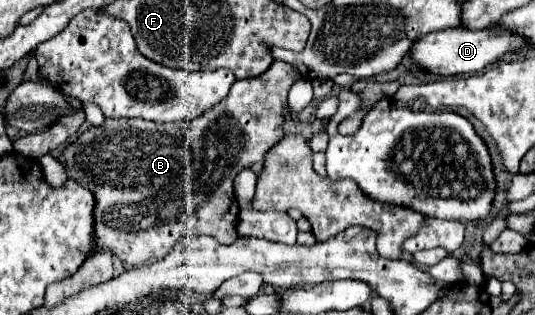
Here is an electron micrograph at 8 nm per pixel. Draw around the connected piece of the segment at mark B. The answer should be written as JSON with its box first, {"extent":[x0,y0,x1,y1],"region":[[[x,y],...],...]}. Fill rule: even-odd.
{"extent":[57,61,302,267],"region":[[[275,61],[263,75],[259,77],[251,77],[251,79],[241,79],[235,81],[229,95],[225,99],[221,99],[221,103],[217,103],[217,107],[211,107],[211,111],[205,111],[205,115],[201,119],[193,119],[187,123],[153,123],[147,119],[105,119],[103,125],[99,127],[89,127],[87,131],[83,131],[71,145],[67,145],[63,149],[63,153],[57,157],[67,171],[67,177],[81,183],[83,187],[87,187],[89,191],[93,191],[95,195],[95,235],[97,235],[97,247],[101,247],[101,251],[111,251],[115,253],[123,263],[131,265],[131,267],[141,267],[147,261],[157,261],[163,259],[169,249],[173,247],[173,243],[185,233],[185,231],[197,231],[197,233],[205,233],[215,237],[219,243],[235,243],[237,241],[237,233],[233,231],[235,223],[237,223],[237,213],[239,213],[239,205],[237,199],[233,195],[233,179],[237,177],[237,173],[241,173],[243,169],[251,169],[255,171],[255,175],[259,175],[263,171],[265,165],[265,153],[279,143],[285,135],[283,135],[283,109],[287,107],[287,91],[291,89],[291,85],[295,83],[295,78],[301,78],[302,75],[298,69],[283,63],[283,61]]]}

